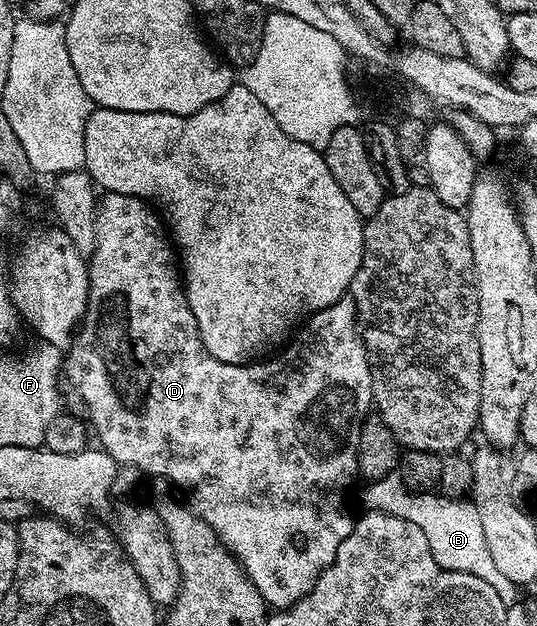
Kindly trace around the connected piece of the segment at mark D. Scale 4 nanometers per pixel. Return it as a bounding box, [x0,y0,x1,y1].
[67,192,374,610]

